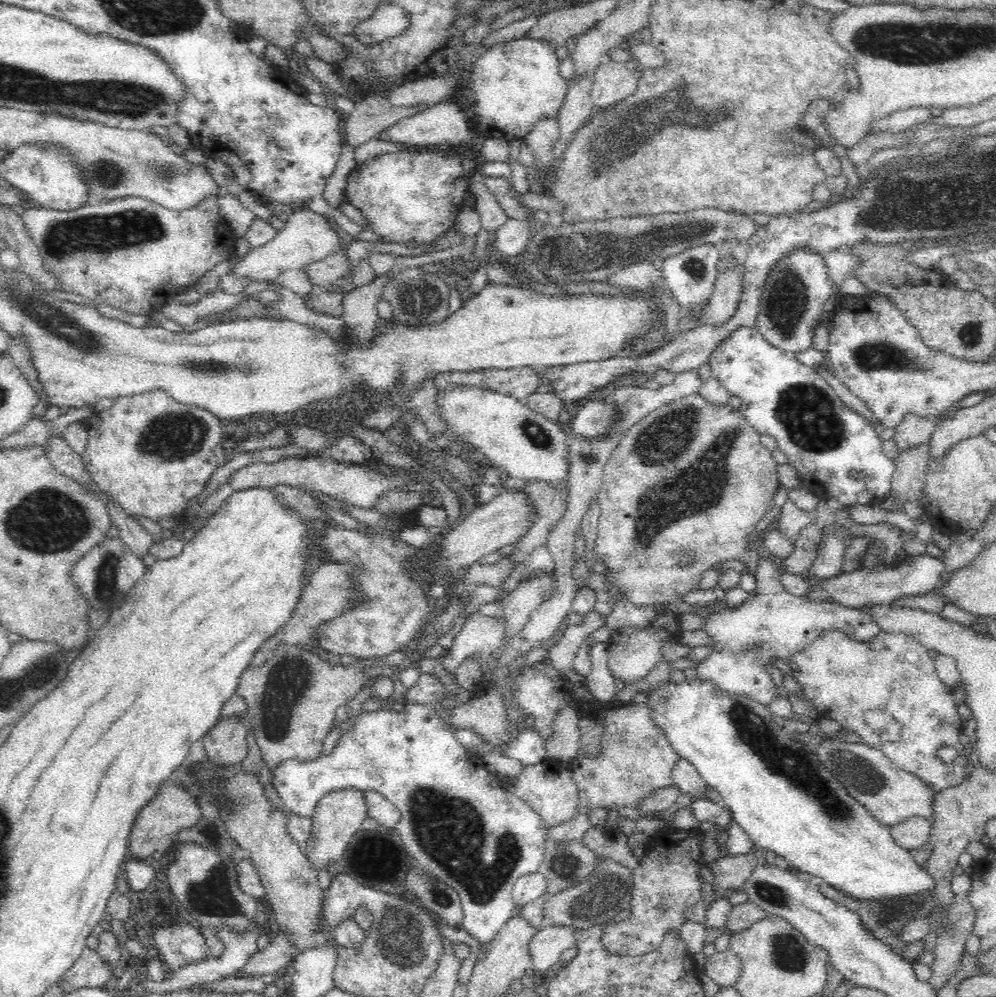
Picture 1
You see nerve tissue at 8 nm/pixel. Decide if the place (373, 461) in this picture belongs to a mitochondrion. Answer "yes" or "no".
no

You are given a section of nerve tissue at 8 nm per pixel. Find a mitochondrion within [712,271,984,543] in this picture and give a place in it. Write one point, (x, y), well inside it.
(806, 413)

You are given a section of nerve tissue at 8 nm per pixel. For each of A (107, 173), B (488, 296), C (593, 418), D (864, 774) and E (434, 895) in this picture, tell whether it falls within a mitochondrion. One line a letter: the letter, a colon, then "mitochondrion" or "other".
A: mitochondrion
B: other
C: mitochondrion
D: mitochondrion
E: mitochondrion

